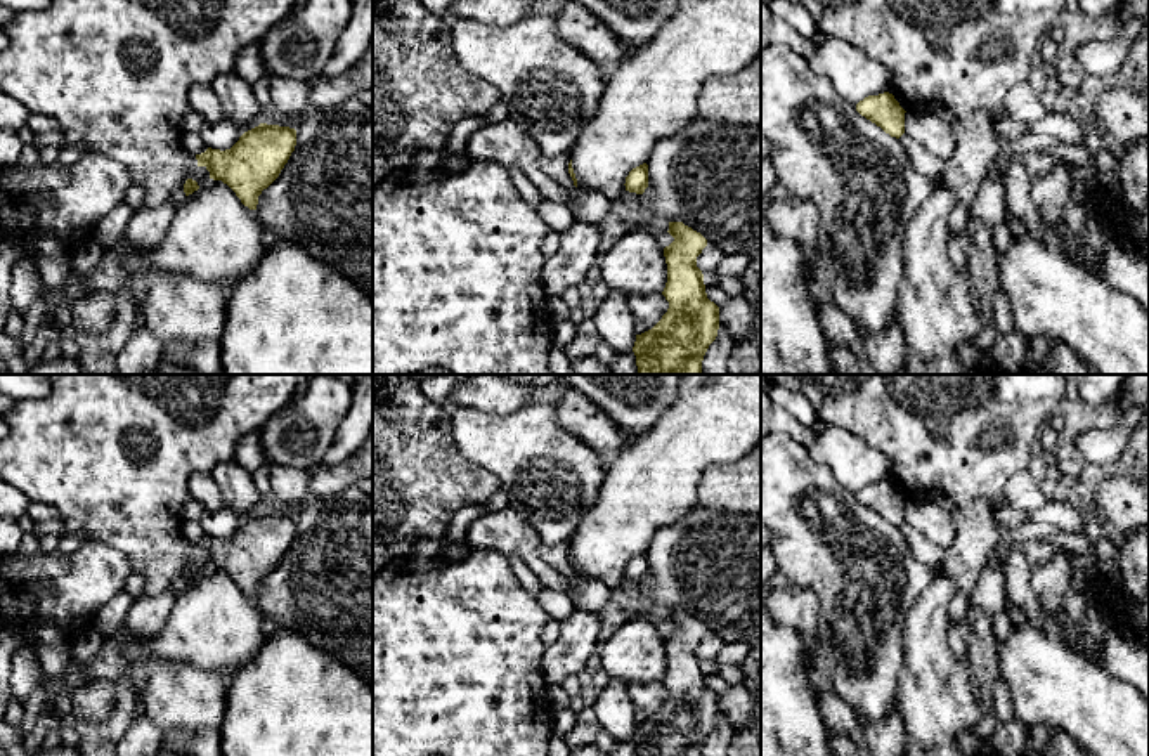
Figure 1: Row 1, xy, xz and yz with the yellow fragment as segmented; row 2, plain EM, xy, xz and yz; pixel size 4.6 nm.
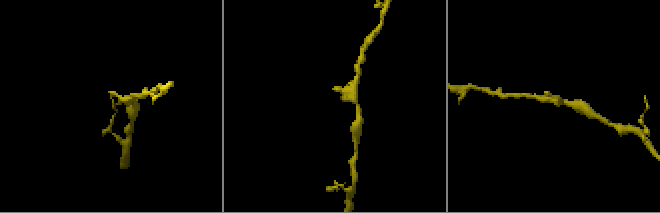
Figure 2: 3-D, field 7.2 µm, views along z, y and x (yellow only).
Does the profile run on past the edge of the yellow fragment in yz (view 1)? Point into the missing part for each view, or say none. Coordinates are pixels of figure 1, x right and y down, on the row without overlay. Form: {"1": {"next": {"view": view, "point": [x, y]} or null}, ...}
{"1": {"next": null}}

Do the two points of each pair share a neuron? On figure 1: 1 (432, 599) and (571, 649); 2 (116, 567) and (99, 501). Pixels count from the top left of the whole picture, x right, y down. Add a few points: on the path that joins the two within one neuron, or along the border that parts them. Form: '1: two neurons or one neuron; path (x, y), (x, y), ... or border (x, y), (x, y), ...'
1: two neurons; border (545, 647), (543, 678), (548, 684)
2: two neurons; border (87, 538), (116, 547), (134, 569)

